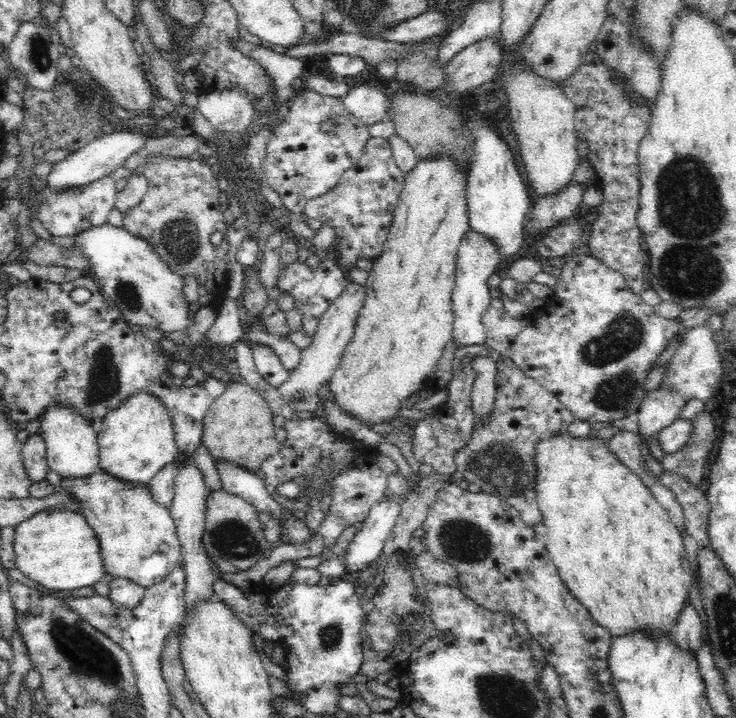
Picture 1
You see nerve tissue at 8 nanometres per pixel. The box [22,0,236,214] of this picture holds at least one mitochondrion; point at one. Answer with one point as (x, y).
(39, 51)

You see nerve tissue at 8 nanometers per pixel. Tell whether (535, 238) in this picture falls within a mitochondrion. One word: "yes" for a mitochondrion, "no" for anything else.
no

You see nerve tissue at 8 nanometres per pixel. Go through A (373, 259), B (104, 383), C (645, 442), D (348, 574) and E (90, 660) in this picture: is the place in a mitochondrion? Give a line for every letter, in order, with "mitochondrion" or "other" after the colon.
A: other
B: mitochondrion
C: other
D: other
E: mitochondrion

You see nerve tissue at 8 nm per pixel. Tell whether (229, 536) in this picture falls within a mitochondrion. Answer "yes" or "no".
yes

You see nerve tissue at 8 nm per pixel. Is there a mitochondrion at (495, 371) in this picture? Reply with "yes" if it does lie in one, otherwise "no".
no

